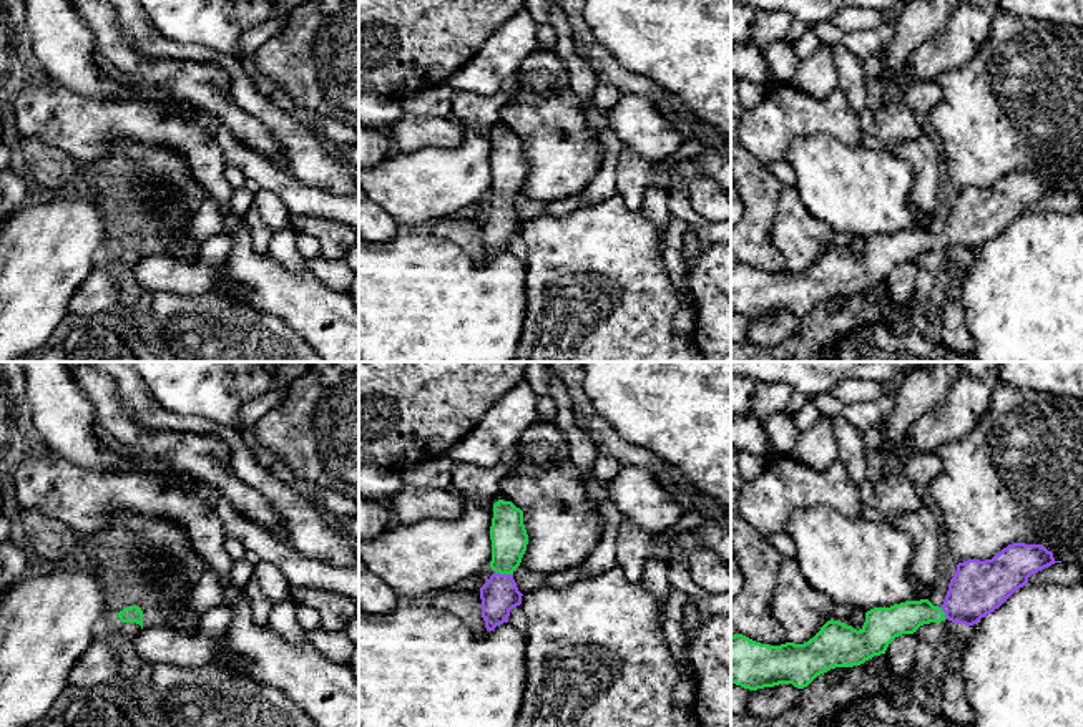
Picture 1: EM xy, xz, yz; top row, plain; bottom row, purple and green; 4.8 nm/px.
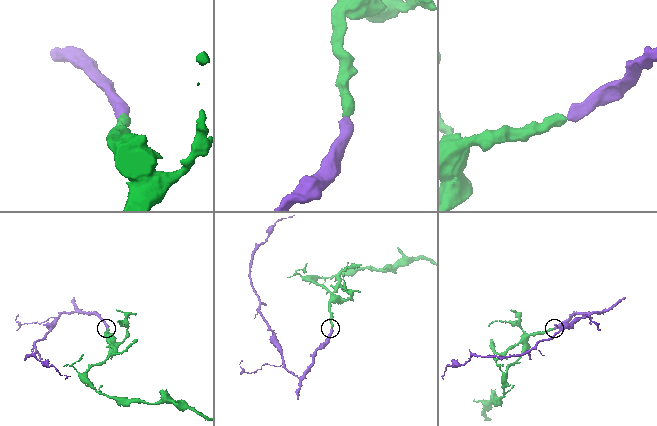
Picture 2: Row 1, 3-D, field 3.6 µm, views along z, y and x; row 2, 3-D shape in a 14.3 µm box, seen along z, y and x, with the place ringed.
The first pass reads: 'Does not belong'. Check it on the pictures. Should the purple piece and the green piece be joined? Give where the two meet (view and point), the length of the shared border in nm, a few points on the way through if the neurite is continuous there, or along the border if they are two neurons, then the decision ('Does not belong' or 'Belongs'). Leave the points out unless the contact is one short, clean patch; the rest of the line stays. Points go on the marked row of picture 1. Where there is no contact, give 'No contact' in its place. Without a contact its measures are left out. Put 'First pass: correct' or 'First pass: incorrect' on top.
First pass: incorrect
Touches purple at xz (504, 575). Shared border 90 nm. Path across: xz (499, 595), (504, 575), (509, 536). Belongs

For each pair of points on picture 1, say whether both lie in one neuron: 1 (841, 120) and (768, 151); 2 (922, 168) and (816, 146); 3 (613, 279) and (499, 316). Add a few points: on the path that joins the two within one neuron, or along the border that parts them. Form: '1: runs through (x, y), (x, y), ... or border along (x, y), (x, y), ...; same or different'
1: runs through (823, 120), (799, 120), (786, 133); same
2: border along (891, 148), (911, 165), (912, 201), (916, 204); different
3: border along (527, 268), (525, 321), (517, 344); different

